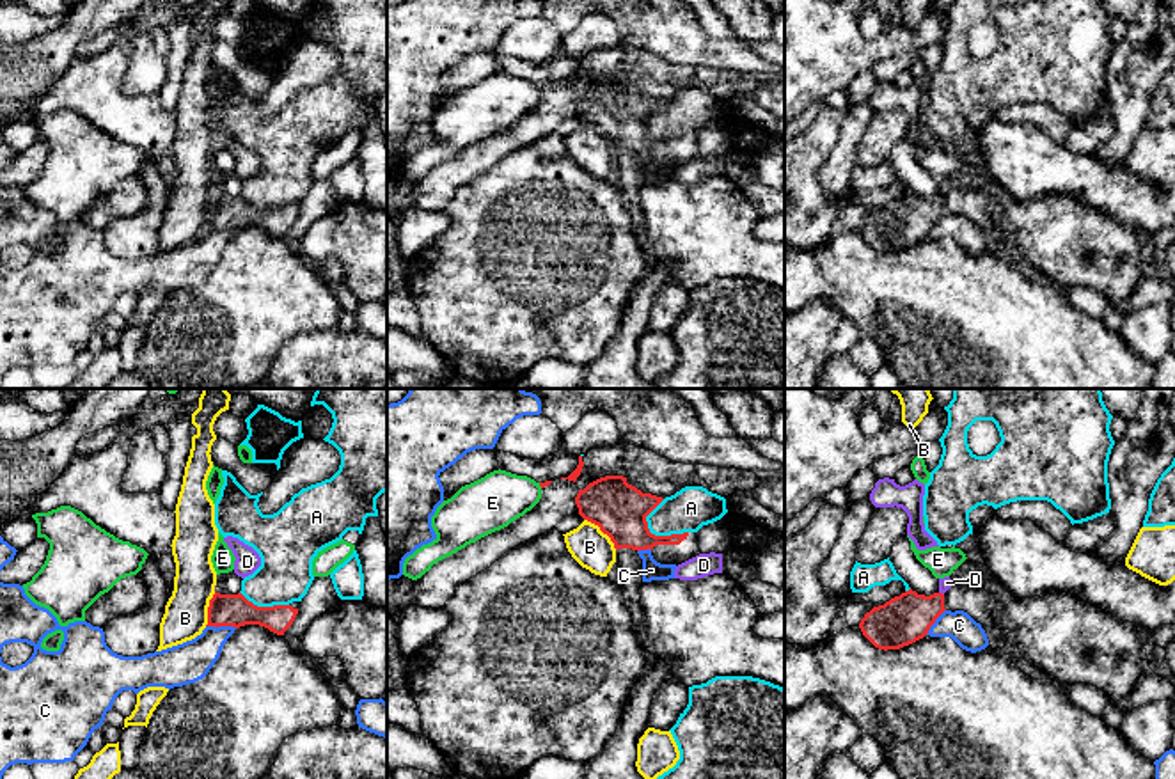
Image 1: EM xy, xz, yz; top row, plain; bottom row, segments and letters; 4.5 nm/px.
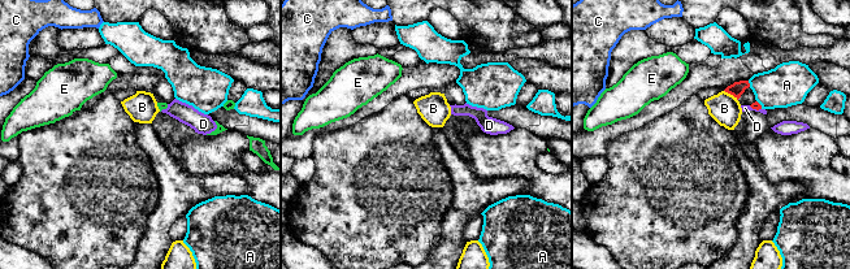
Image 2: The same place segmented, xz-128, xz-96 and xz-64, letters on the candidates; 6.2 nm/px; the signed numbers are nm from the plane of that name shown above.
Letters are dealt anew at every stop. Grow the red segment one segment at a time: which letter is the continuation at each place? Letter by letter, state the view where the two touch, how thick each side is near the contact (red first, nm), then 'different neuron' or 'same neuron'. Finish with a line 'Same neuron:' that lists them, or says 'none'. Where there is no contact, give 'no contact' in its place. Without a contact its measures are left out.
A: meets red in xz; 240 nm thick on the red side, 200 nm on the other; different neuron
B: meets red in xz; 240 nm thick on the red side, 180 nm on the other; different neuron
C: meets red in xy; 150 nm thick on the red side, 190 nm on the other; different neuron
D: meets red in yz; 220 nm thick on the red side, 60 nm on the other; different neuron
E: meets red in xz; 20 nm thick on the red side, 240 nm on the other; different neuron
Same neuron: none

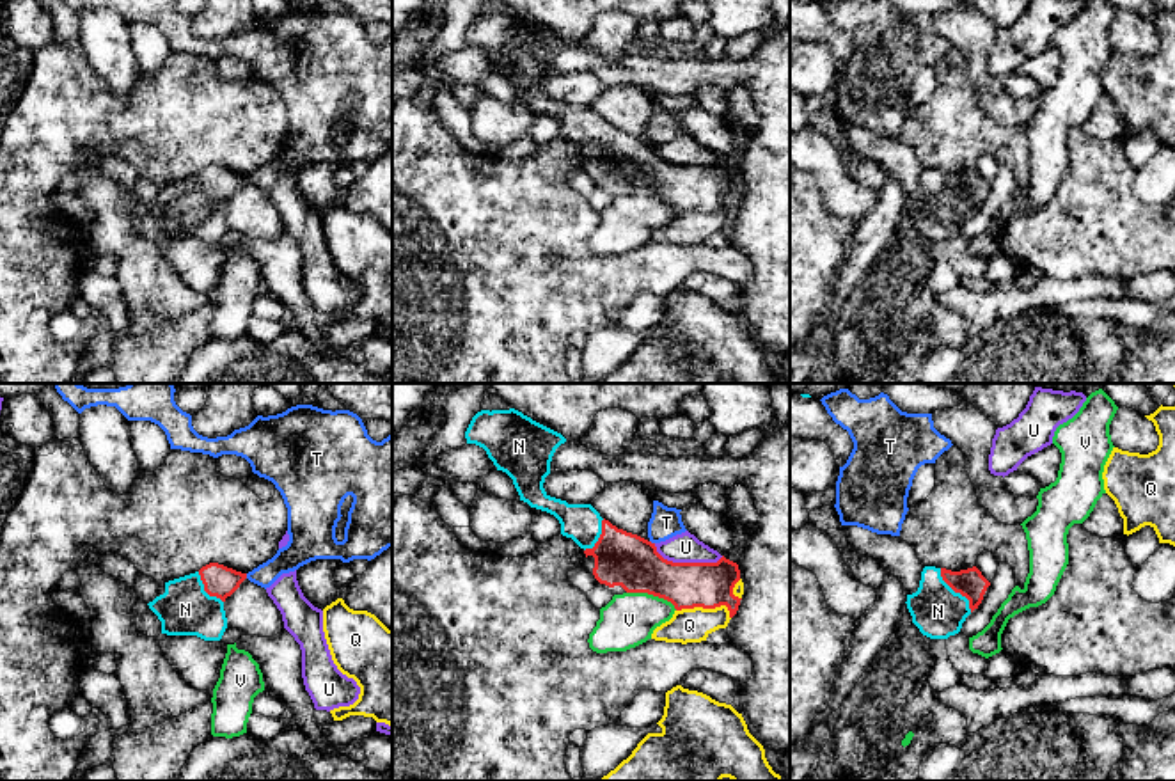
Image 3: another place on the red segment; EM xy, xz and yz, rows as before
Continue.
N: meets red in yz; 130 nm thick on the red side, 240 nm on the other; same neuron
Q: meets red in xz; 200 nm thick on the red side, 160 nm on the other; different neuron
T: meets red in xy; 150 nm thick on the red side, 120 nm on the other; different neuron
U: meets red in xz; 240 nm thick on the red side, 140 nm on the other; different neuron
V: meets red in xz; 240 nm thick on the red side, 240 nm on the other; different neuron
Same neuron: N

